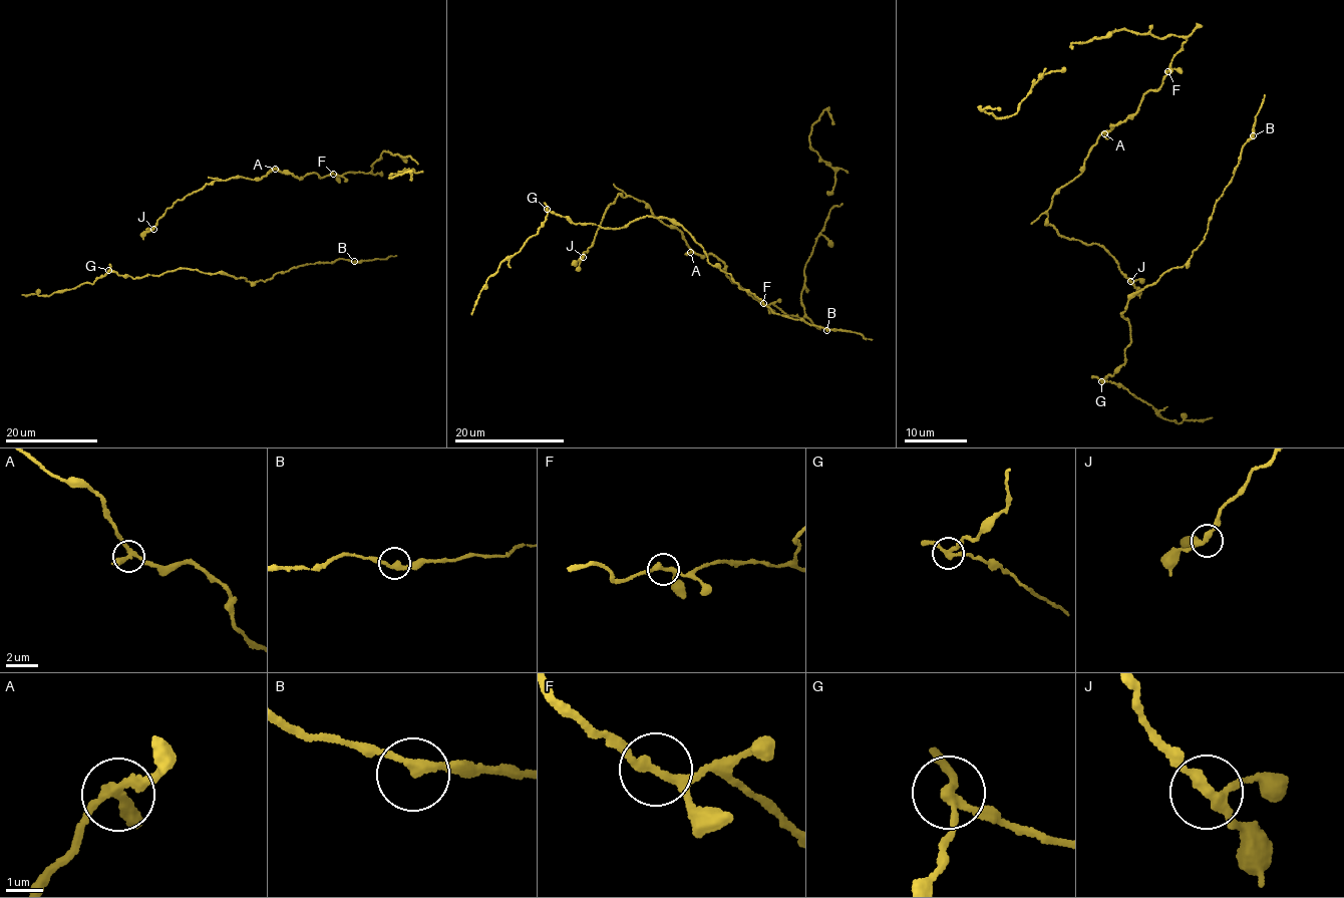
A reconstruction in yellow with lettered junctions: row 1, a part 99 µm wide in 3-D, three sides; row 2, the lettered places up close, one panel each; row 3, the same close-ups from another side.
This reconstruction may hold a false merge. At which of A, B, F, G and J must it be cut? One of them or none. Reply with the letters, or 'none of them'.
G

